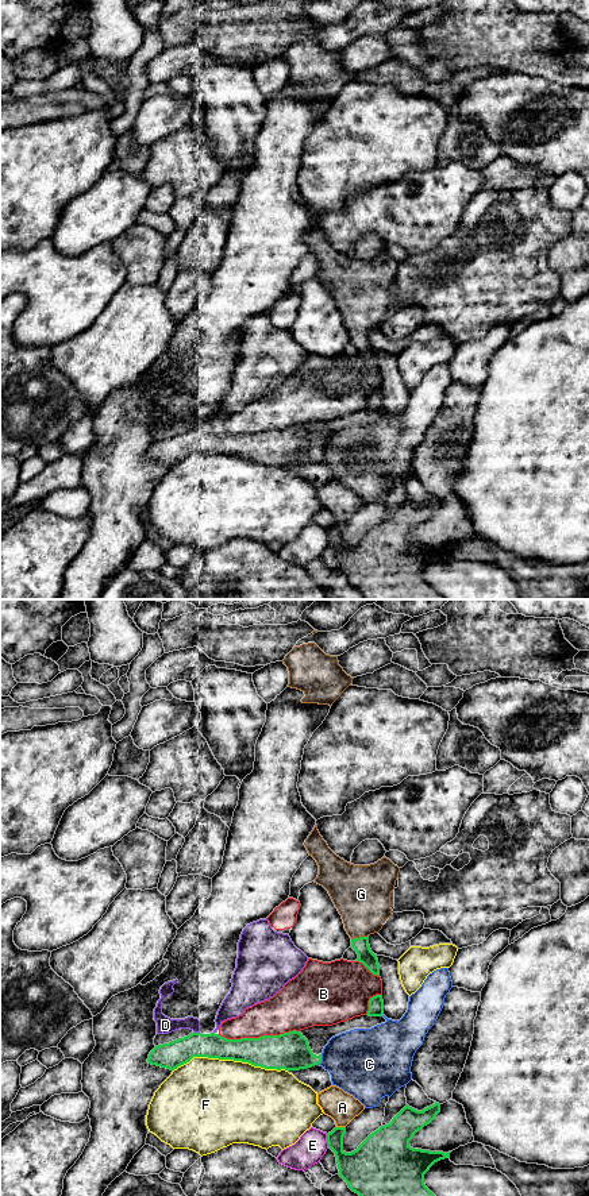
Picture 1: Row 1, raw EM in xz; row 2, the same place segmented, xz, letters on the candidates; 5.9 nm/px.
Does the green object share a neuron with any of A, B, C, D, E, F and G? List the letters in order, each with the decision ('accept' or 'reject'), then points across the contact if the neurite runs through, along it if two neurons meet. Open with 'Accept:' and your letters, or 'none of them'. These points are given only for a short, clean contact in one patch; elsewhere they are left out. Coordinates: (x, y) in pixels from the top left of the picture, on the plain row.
Accept: G
A: reject
B: reject
C: reject | along xz (322, 450), (322, 455), (318, 459)
D: reject
E: reject
F: reject
G: accept | across xz (361, 340), (360, 332), (362, 290)

